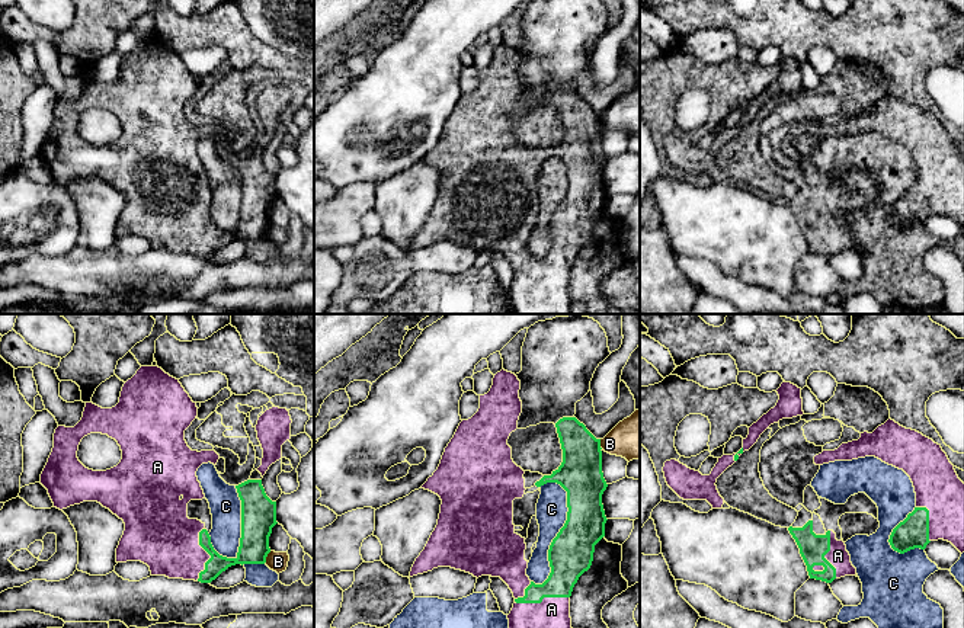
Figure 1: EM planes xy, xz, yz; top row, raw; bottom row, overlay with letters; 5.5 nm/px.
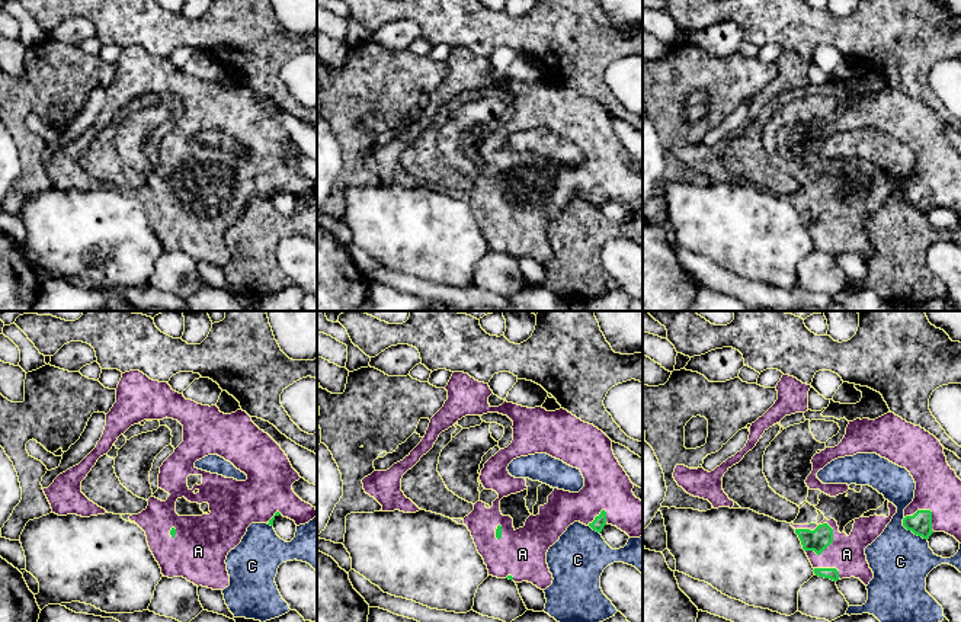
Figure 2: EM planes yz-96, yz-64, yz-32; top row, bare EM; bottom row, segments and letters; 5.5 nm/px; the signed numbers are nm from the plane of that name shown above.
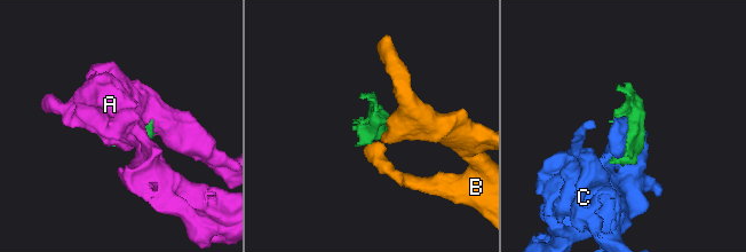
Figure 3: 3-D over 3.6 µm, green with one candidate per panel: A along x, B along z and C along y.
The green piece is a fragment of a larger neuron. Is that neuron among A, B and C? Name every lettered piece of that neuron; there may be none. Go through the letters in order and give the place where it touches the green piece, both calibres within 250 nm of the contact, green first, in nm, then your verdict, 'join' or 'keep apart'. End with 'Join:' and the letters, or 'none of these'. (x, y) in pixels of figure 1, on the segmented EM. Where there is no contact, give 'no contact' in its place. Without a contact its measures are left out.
A: contact xz (541, 601); calibres 190 and 180 nm; join
B: contact xy (266, 556); calibres 190 and 110 nm; keep apart
C: contact xz (557, 535); calibres 240 and 180 nm; keep apart
Join: A

